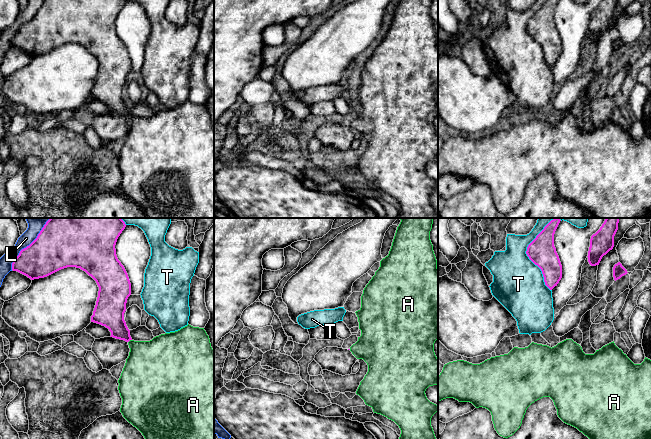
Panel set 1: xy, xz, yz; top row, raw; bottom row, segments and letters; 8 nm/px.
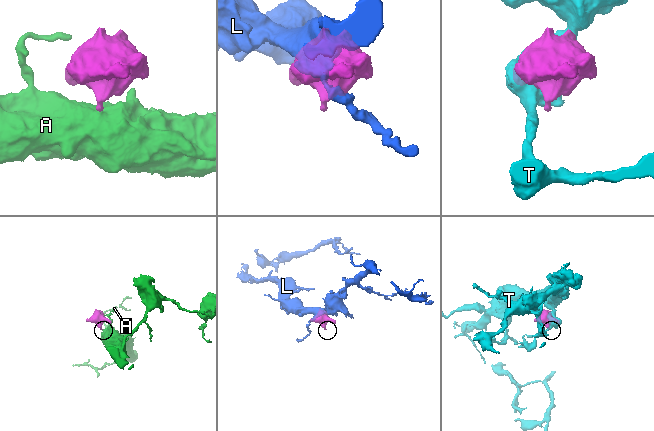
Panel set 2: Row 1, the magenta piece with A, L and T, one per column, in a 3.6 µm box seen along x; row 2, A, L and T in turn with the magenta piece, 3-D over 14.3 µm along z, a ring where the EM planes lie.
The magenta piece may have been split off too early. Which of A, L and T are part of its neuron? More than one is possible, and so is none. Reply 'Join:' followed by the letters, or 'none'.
Join: A

